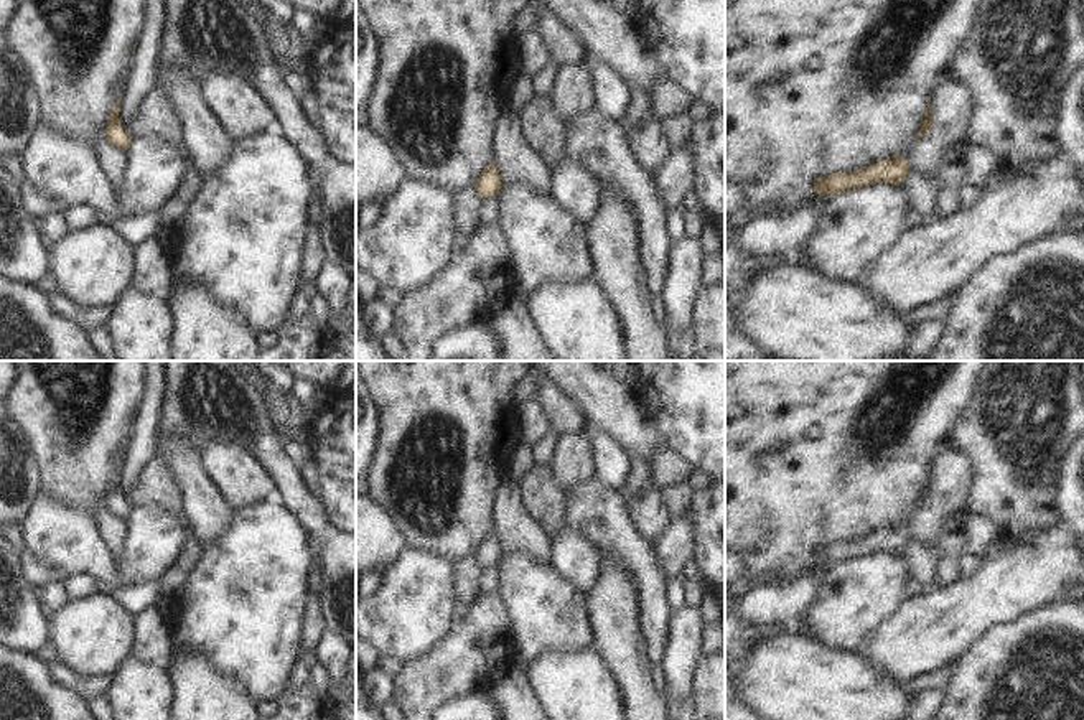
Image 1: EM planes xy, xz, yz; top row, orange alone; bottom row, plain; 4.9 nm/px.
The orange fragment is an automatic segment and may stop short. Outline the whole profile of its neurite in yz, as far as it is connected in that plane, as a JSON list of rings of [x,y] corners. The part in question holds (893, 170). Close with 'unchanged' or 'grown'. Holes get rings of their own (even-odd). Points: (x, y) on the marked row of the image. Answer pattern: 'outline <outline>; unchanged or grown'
outline [[[890,157],[875,161],[853,171],[835,171],[824,178],[814,180],[814,191],[819,196],[847,193],[876,183],[899,185],[908,175],[908,160],[901,157]]]; unchanged

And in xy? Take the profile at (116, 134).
outline [[[120,101],[114,104],[102,137],[119,150],[125,152],[133,138],[128,135],[125,125],[120,124],[119,112]]]; unchanged

